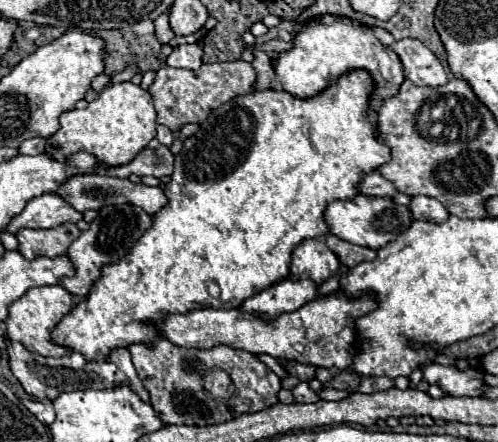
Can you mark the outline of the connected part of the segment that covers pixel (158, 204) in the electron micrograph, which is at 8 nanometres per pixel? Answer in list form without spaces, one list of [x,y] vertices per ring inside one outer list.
[[[76,175],[70,177],[58,191],[60,197],[66,197],[66,201],[70,201],[70,205],[74,205],[74,209],[78,209],[80,213],[88,211],[88,209],[102,209],[104,205],[122,205],[122,203],[132,203],[138,205],[142,209],[146,209],[146,213],[154,215],[158,213],[158,209],[162,209],[166,205],[166,195],[160,187],[146,187],[146,185],[134,185],[128,179],[118,179],[118,177],[102,177],[102,175]]]

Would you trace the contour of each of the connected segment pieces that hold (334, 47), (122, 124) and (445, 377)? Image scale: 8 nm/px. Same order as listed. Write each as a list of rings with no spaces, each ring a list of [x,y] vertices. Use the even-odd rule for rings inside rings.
[[[334,17],[330,23],[324,19],[312,19],[298,29],[292,45],[292,49],[278,55],[274,69],[278,79],[282,81],[284,91],[300,99],[308,99],[320,93],[350,69],[366,69],[372,73],[376,87],[370,105],[378,111],[382,99],[394,95],[398,91],[398,85],[402,85],[404,81],[398,55],[390,47],[382,45],[372,29],[366,29],[358,21],[350,21],[348,17]]]
[[[116,83],[104,89],[86,109],[60,115],[60,129],[46,143],[46,153],[64,161],[70,153],[88,151],[104,165],[124,165],[132,161],[156,137],[156,111],[152,95],[134,83]]]
[[[428,363],[422,367],[424,379],[428,383],[434,383],[442,387],[446,395],[462,397],[478,397],[482,383],[482,371],[480,369],[468,369],[468,371],[458,371],[454,365],[438,365],[438,363]]]

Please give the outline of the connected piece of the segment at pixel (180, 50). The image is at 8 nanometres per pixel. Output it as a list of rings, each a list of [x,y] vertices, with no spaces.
[[[184,43],[176,45],[166,59],[170,67],[184,67],[184,69],[198,69],[202,65],[202,47],[198,43]]]

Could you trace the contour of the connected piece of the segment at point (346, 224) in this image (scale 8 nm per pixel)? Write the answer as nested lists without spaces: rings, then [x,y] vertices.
[[[356,195],[350,201],[332,201],[326,207],[324,217],[330,227],[330,233],[334,233],[354,245],[372,247],[372,249],[382,249],[382,247],[386,247],[386,243],[396,241],[396,237],[402,235],[414,221],[410,207],[394,203],[392,199],[368,197],[368,195]]]

